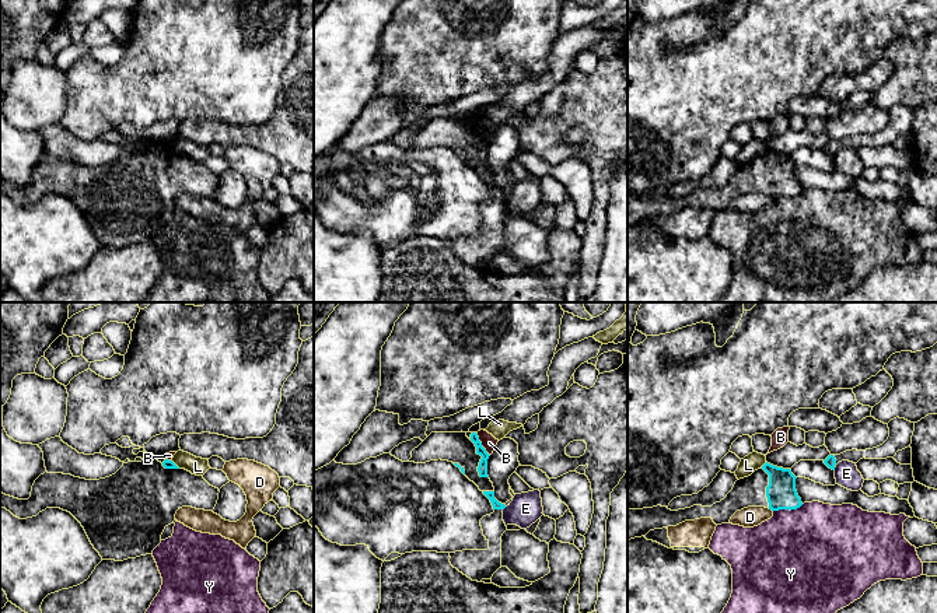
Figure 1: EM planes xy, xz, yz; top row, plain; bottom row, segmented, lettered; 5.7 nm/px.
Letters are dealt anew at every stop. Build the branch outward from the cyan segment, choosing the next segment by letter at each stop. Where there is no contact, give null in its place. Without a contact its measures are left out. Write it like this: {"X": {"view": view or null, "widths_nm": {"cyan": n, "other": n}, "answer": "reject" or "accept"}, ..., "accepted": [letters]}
{"B": {"view": "xz", "widths_nm": {"cyan": 60, "other": 90}, "answer": "reject"}, "D": {"view": "yz", "widths_nm": {"cyan": 170, "other": 120}, "answer": "reject"}, "E": {"view": null, "answer": "reject"}, "L": {"view": "yz", "widths_nm": {"cyan": 170, "other": 100}, "answer": "reject"}, "Y": {"view": "yz", "widths_nm": {"cyan": 170, "other": 480}, "answer": "reject"}, "accepted": []}

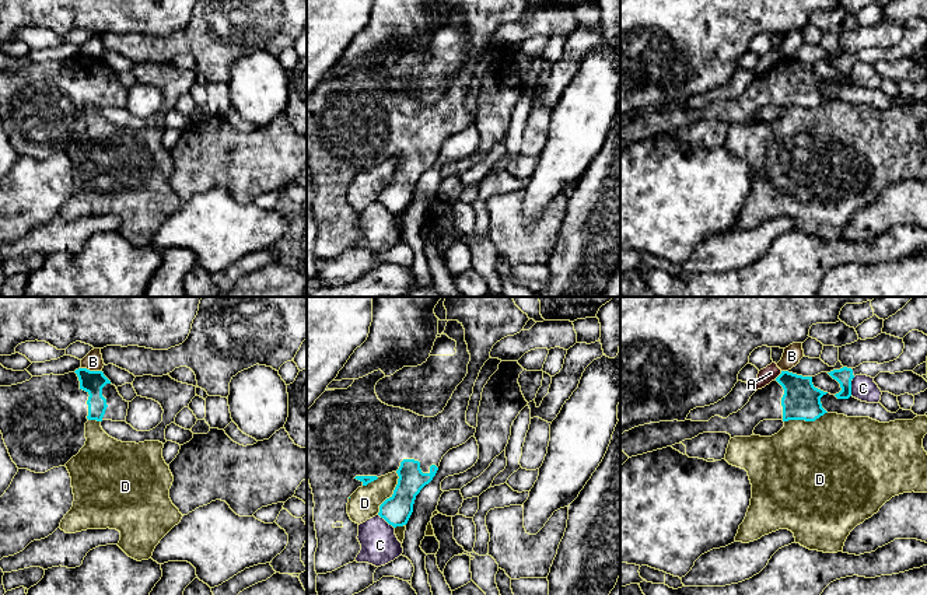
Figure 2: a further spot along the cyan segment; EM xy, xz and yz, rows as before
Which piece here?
{"A": {"view": "yz", "widths_nm": {"cyan": 220, "other": 90}, "answer": "reject"}, "B": {"view": "xy", "widths_nm": {"cyan": 130, "other": 110}, "answer": "reject"}, "C": {"view": "xz", "widths_nm": {"cyan": 170, "other": 220}, "answer": "reject"}, "D": {"view": "xz", "widths_nm": {"cyan": 170, "other": 180}, "answer": "reject"}, "accepted": []}

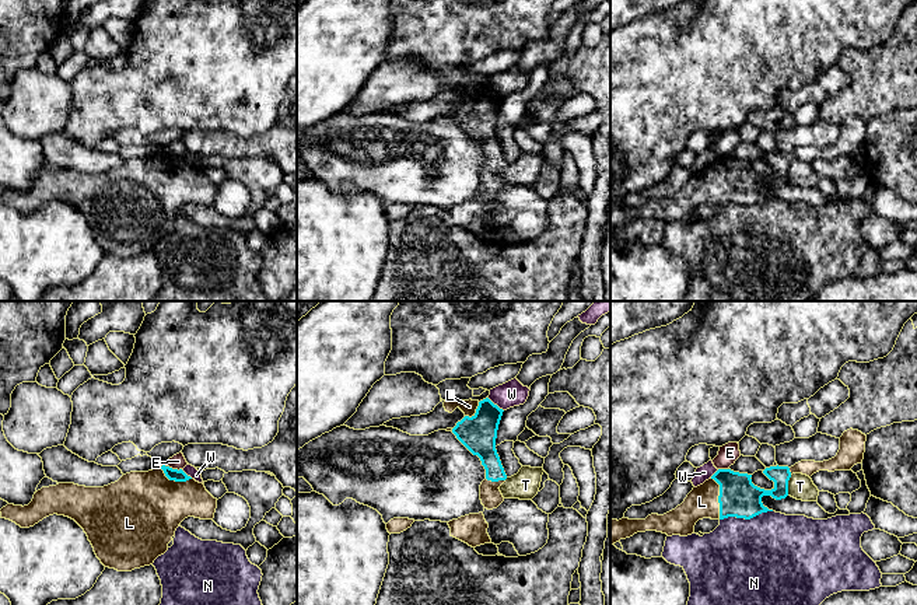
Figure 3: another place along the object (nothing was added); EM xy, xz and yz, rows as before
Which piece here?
{"E": {"view": "xy", "widths_nm": {"cyan": 70, "other": 90}, "answer": "reject"}, "L": {"view": "yz", "widths_nm": {"cyan": 220, "other": 180}, "answer": "accept"}, "N": {"view": "yz", "widths_nm": {"cyan": 220, "other": 500}, "answer": "reject"}, "T": {"view": "yz", "widths_nm": {"cyan": 180, "other": 140}, "answer": "reject"}, "W": {"view": "xz", "widths_nm": {"cyan": 200, "other": 150}, "answer": "reject"}, "accepted": ["L"]}

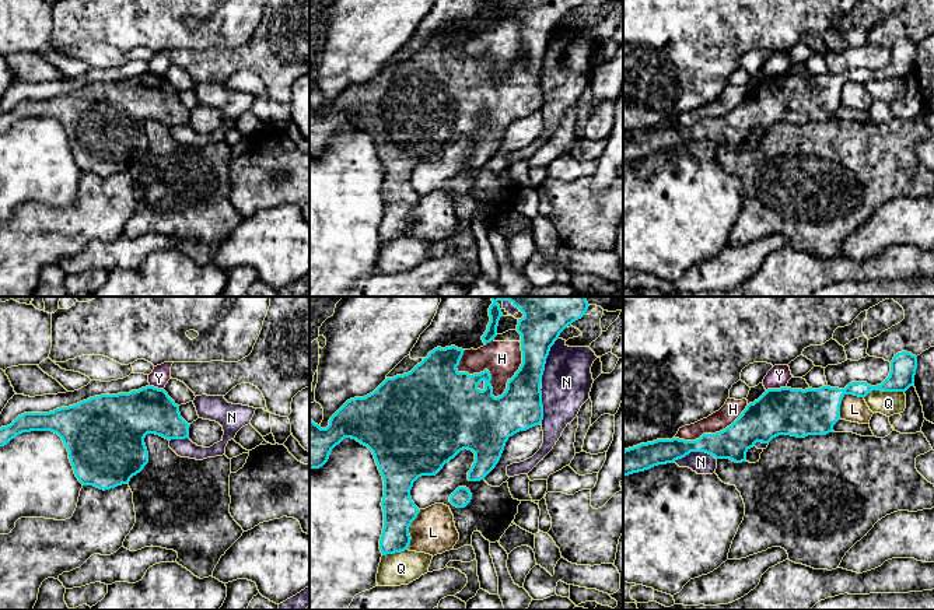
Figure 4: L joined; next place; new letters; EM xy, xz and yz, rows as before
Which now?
{"H": {"view": "xz", "widths_nm": {"cyan": 400, "other": 200}, "answer": "reject"}, "L": {"view": "yz", "widths_nm": {"cyan": 280, "other": 150}, "answer": "reject"}, "N": {"view": "xz", "widths_nm": {"cyan": 220, "other": 280}, "answer": "reject"}, "Q": {"view": "yz", "widths_nm": {"cyan": 150, "other": 140}, "answer": "reject"}, "Y": {"view": "yz", "widths_nm": {"cyan": 280, "other": 120}, "answer": "reject"}, "accepted": []}

